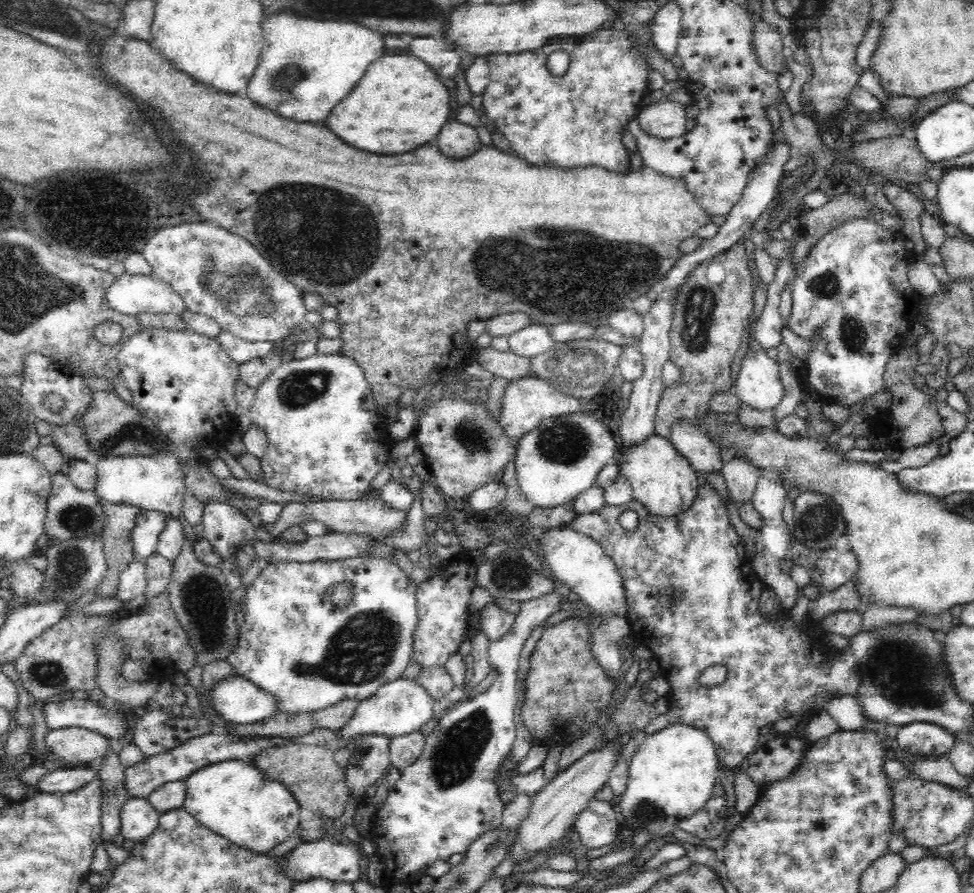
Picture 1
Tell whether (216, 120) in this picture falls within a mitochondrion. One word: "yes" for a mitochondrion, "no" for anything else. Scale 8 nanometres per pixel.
no

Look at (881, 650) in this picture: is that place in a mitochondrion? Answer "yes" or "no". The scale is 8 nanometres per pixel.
yes

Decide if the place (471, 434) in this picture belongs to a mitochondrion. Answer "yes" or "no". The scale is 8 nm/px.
yes

